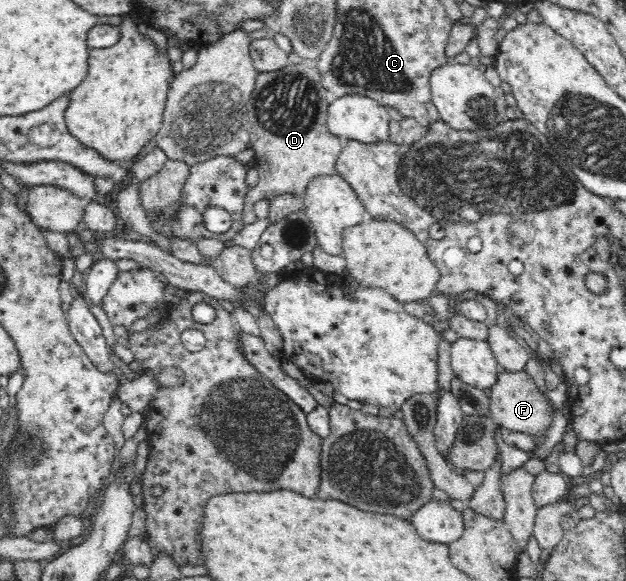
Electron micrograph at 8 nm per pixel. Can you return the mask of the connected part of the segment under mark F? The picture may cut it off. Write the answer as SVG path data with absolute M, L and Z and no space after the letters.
M502 372L498 376L498 384L491 391L491 419L500 428L522 432L530 436L540 436L548 432L553 423L554 406L528 372Z

